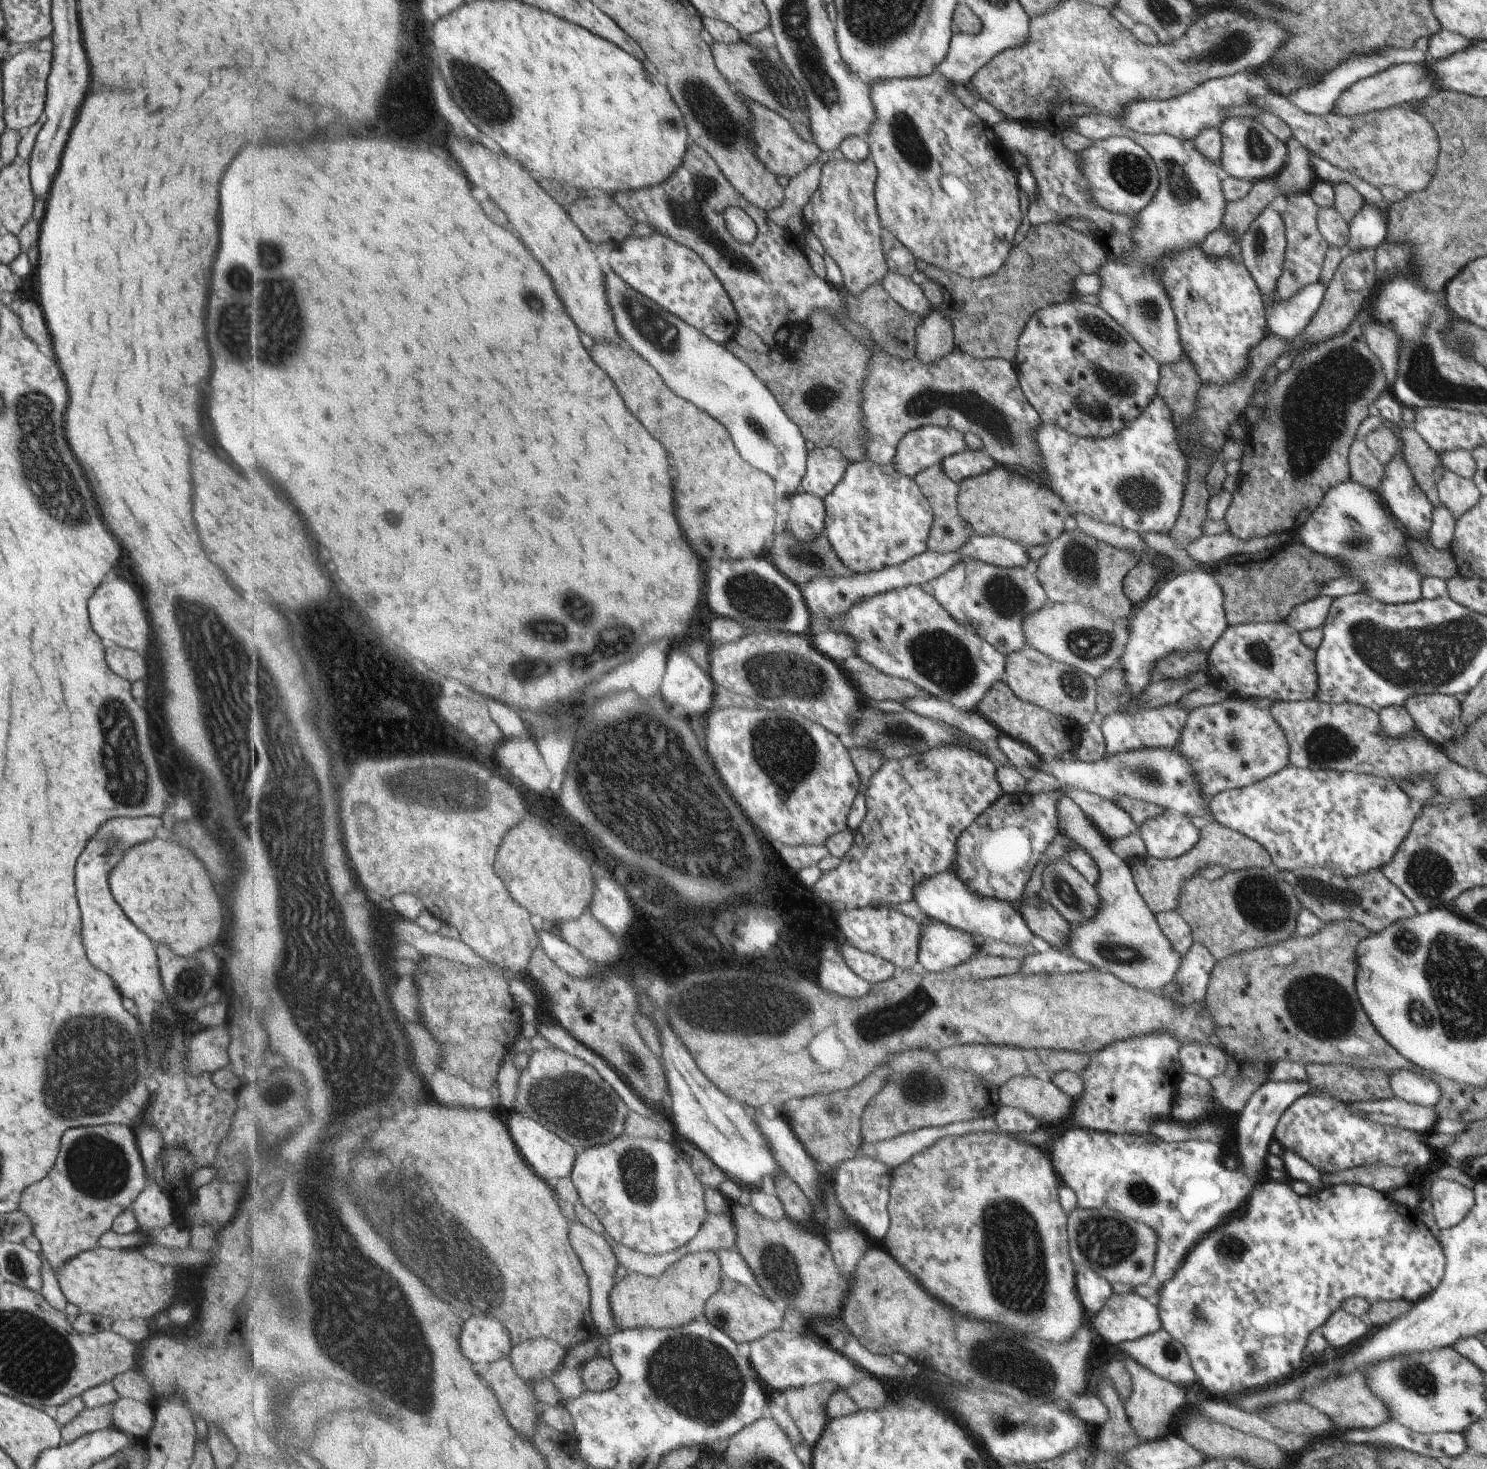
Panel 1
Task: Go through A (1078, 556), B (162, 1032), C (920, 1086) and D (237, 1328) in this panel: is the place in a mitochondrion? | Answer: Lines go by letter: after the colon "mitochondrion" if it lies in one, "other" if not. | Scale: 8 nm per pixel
A: mitochondrion
B: mitochondrion
C: mitochondrion
D: other

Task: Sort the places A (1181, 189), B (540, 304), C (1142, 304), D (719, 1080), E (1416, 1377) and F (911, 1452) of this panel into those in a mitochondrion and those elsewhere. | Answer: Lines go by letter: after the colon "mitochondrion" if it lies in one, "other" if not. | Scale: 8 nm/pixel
A: mitochondrion
B: mitochondrion
C: mitochondrion
D: other
E: mitochondrion
F: other

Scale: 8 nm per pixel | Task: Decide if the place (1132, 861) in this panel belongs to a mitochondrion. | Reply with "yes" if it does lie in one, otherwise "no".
no

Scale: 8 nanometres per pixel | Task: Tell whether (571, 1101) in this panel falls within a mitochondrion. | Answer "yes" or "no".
yes

